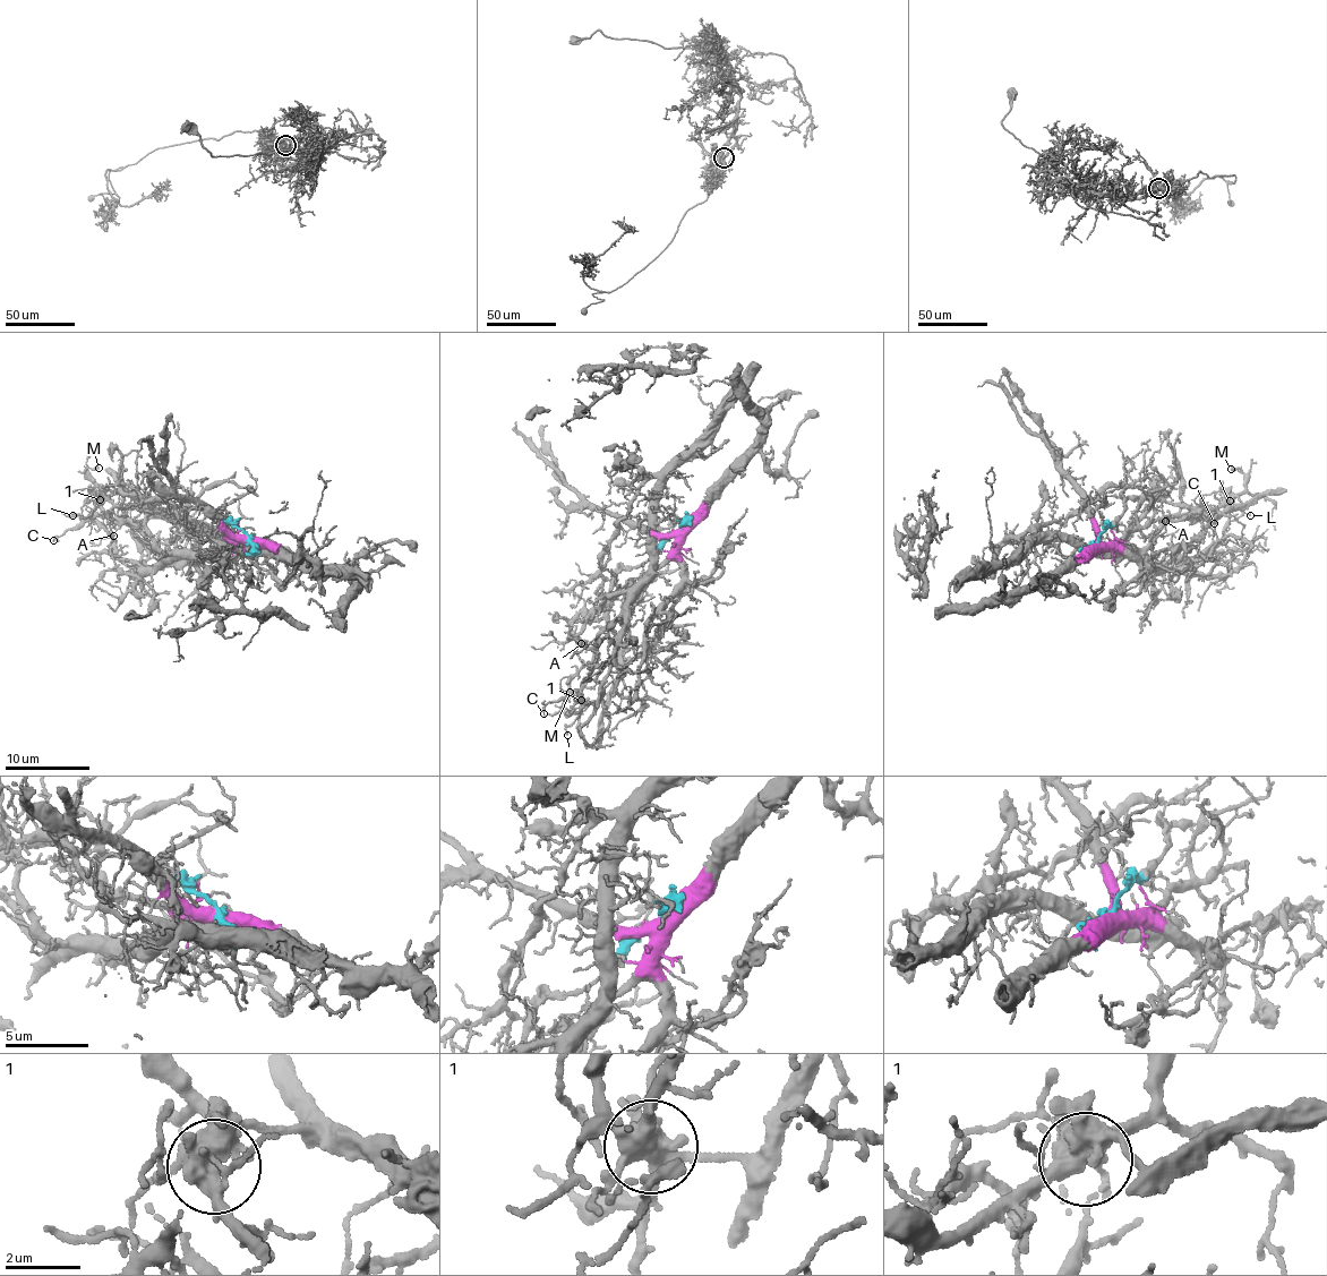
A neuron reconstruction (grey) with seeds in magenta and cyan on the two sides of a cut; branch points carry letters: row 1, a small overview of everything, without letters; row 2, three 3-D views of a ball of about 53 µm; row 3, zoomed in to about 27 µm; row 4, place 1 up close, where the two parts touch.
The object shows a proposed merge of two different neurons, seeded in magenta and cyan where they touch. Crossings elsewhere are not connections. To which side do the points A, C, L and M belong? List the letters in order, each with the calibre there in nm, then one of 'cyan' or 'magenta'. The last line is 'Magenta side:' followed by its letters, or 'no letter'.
A: 260 nm thick; magenta
C: 180 nm thick; magenta
L: 130 nm thick; magenta
M: 240 nm thick; magenta
Magenta side: A, C, L, M

